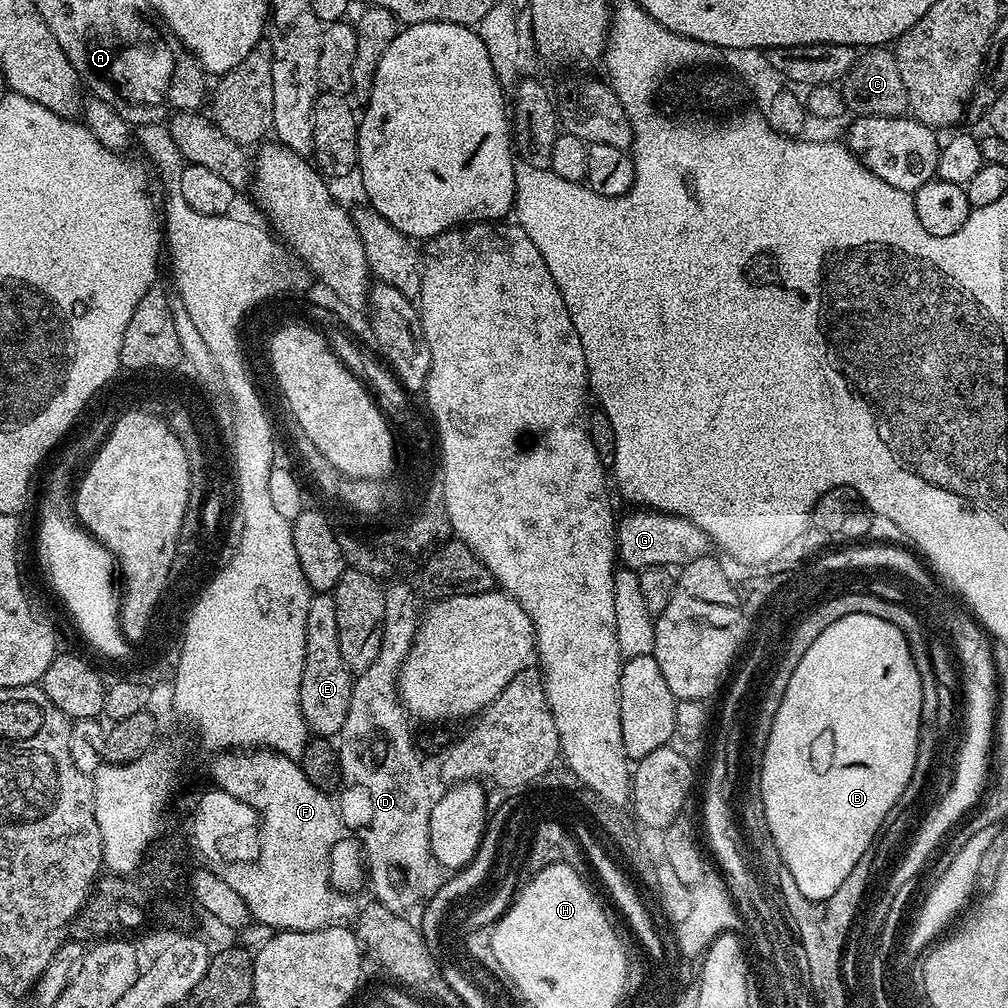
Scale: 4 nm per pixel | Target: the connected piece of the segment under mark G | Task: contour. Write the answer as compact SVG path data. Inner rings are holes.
M632 510L628 517L619 521L616 529L616 547L618 560L625 568L641 570L652 566L683 566L690 560L696 560L709 551L710 541L705 532L694 522L690 522L681 516L668 516L665 512L653 512L651 510Z

